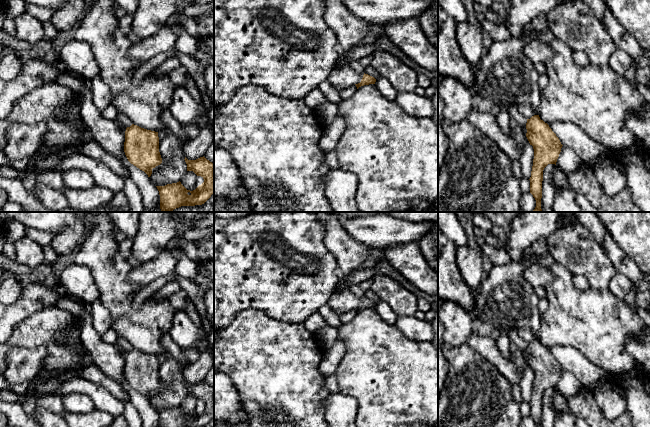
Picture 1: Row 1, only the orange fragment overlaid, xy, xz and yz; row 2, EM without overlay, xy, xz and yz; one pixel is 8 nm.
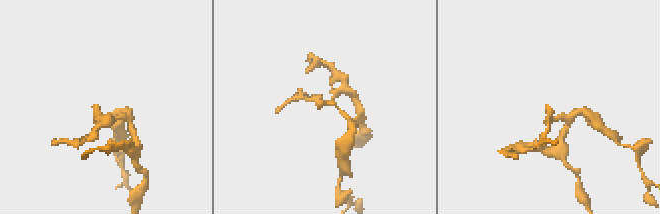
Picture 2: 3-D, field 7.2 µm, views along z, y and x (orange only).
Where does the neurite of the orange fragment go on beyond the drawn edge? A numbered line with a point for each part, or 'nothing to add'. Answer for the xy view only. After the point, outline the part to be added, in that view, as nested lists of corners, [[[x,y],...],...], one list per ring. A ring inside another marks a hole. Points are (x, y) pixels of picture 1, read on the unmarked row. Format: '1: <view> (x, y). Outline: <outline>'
nothing to add

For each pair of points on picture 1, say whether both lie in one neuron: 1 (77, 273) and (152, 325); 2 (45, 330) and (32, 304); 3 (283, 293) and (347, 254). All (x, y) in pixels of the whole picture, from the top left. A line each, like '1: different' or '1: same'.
1: different
2: different
3: different

